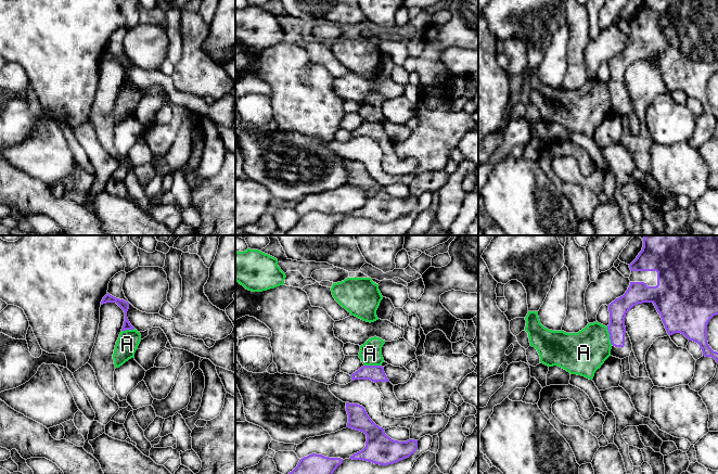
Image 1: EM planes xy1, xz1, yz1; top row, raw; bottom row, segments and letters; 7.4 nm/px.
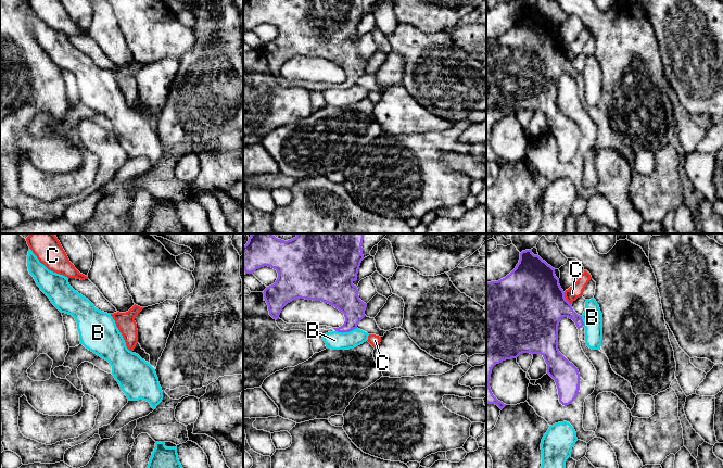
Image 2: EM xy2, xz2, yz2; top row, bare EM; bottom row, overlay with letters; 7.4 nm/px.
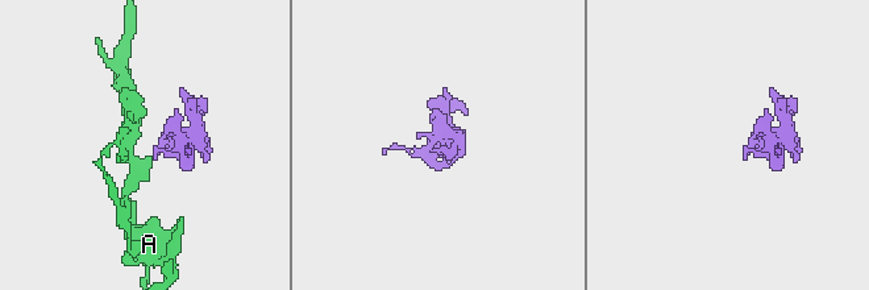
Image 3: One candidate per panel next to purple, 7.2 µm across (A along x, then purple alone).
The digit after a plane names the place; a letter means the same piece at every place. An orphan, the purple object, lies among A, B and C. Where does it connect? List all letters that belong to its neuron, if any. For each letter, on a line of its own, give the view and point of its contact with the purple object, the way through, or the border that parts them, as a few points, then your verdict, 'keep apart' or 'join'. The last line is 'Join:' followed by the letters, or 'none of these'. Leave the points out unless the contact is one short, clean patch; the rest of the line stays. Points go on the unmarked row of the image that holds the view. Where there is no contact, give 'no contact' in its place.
A: contact yz1 (610, 92); border yz1 (606, 84), (612, 101); keep apart
B: contact xz2 (345, 88); border xz2 (356, 84), (349, 88), (335, 88); keep apart
C: contact yz2 (565, 55); keep apart
Join: none of these

